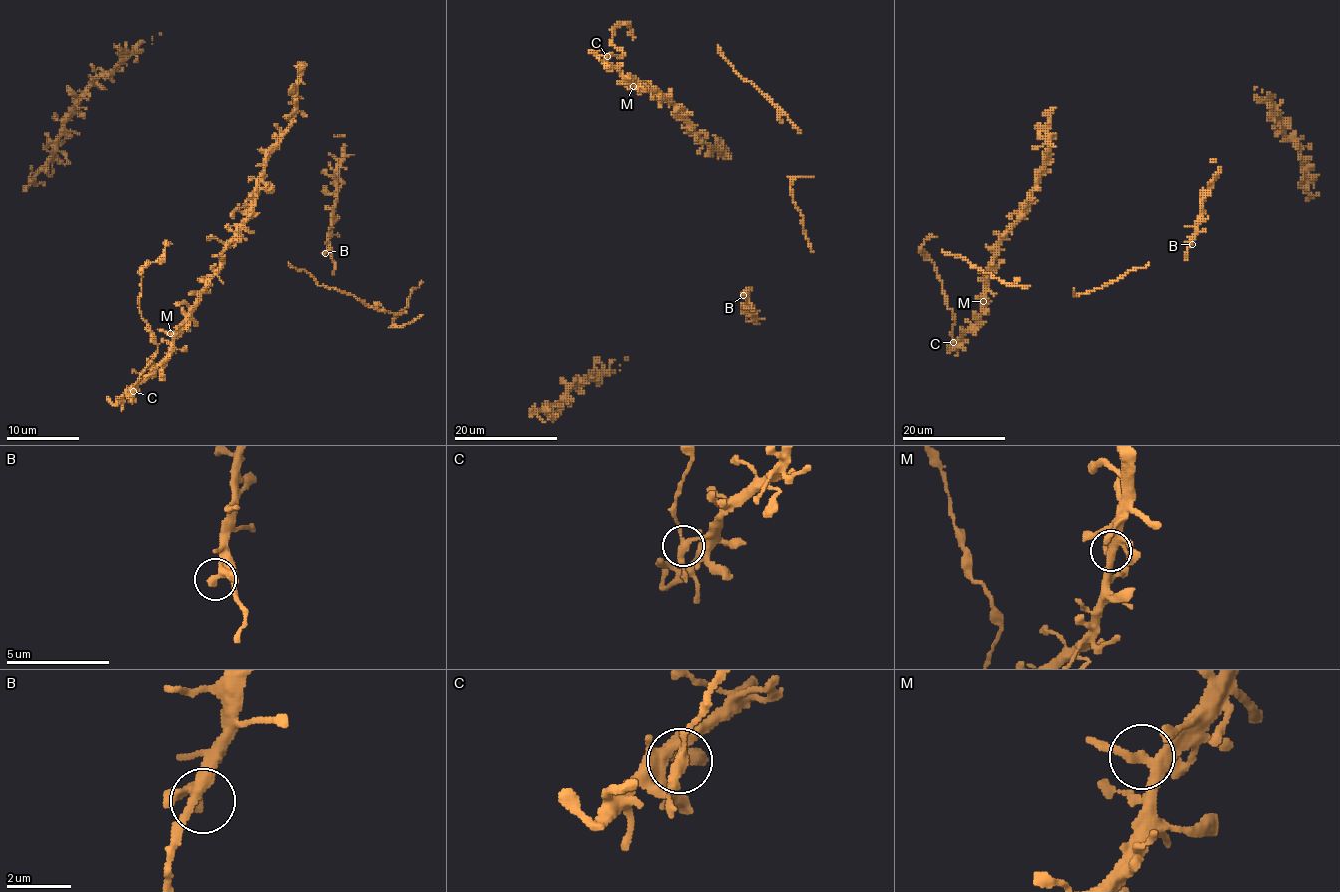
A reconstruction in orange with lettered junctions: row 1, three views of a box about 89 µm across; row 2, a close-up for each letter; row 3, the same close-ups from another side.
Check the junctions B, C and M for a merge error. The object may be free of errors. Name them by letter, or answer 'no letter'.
C

